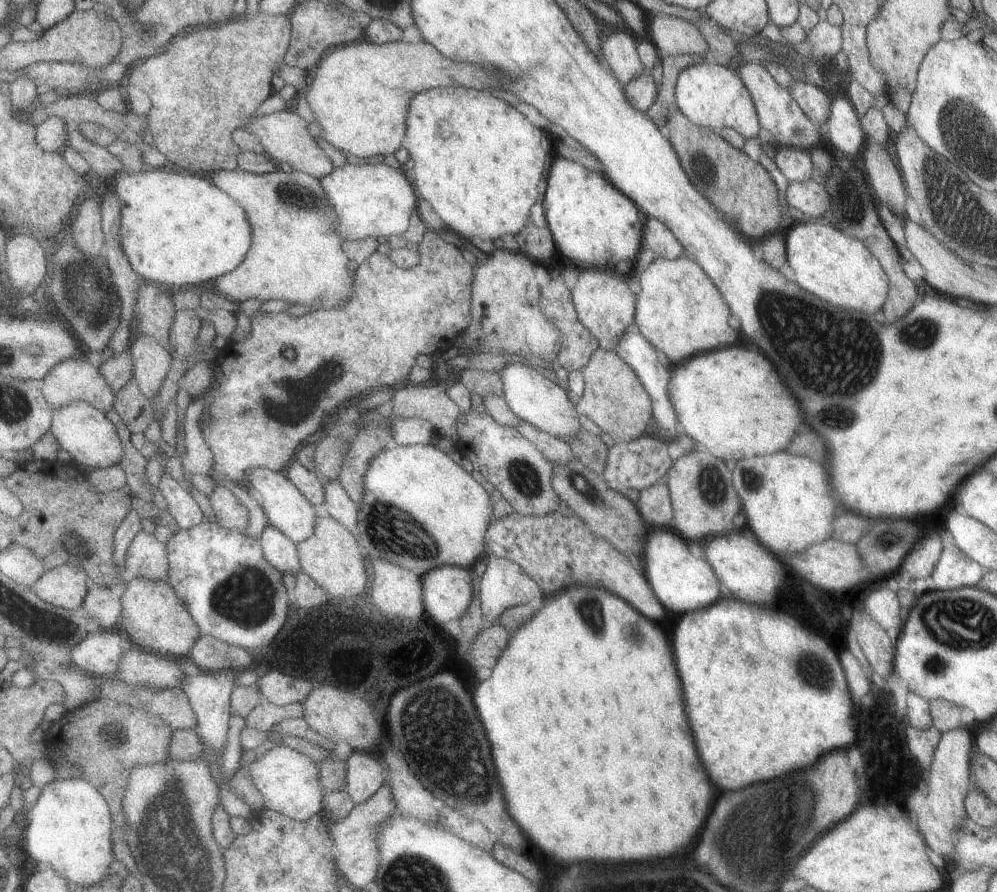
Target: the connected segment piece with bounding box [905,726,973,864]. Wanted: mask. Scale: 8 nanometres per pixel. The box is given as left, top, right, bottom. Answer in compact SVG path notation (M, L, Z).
M959 726L957 730L949 730L941 734L941 740L933 752L931 768L929 768L929 780L925 782L929 792L923 796L919 790L913 790L907 798L905 812L917 820L917 830L925 838L925 844L939 854L945 864L953 864L957 858L955 846L951 846L951 834L959 830L961 822L967 818L965 812L965 796L973 788L971 784L971 768L969 768L969 758L971 758L971 738L965 726Z

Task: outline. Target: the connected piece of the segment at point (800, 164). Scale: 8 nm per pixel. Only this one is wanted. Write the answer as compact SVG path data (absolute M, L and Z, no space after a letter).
M775 148L773 164L779 168L779 172L787 178L789 184L795 182L809 182L811 180L811 150L799 150L799 148Z

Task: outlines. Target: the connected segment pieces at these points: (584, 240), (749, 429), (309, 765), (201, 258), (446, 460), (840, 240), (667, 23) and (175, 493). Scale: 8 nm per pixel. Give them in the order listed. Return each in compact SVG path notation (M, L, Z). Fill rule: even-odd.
M555 156L555 164L547 176L547 192L543 200L545 208L545 220L555 236L559 254L567 256L581 268L605 268L605 270L623 270L631 264L635 264L637 256L645 248L645 230L649 224L649 216L643 214L639 204L631 196L627 196L623 190L619 190L613 182L607 180L607 176L601 176L599 172L593 172L591 168L577 164L573 160Z
M749 344L705 352L685 360L679 366L671 366L669 400L675 408L681 432L699 442L705 452L723 462L737 462L743 458L761 458L775 452L785 452L791 444L791 438L799 434L799 426L803 424L803 412L789 388L775 372L775 366L753 346L749 348Z
M285 744L275 746L273 750L265 752L261 760L255 760L249 766L249 774L257 790L263 794L265 806L269 810L275 810L299 822L309 822L309 818L315 818L323 810L325 788L323 788L323 778L321 778L321 766L313 762L309 756Z
M147 168L143 172L125 170L117 176L117 194L121 196L123 206L123 248L135 266L135 270L153 284L163 286L179 286L187 288L197 282L217 280L235 272L251 254L255 244L255 232L251 218L243 204L239 204L231 194L223 192L223 188L193 176L187 170L167 172L163 168L153 170Z
M389 446L381 456L377 456L367 472L367 498L359 506L363 510L361 516L361 544L375 556L397 562L409 570L415 570L421 578L431 570L443 566L461 566L475 568L477 562L489 554L487 550L487 532L493 524L493 500L489 492L465 472L455 458L449 458L445 452L429 446ZM405 518L415 518L413 522L405 522ZM419 520L431 520L431 530L419 524ZM405 536L415 536L415 542L409 542Z
M807 220L807 224L791 226L785 236L785 250L787 250L787 262L795 272L795 284L805 292L821 298L823 302L835 308L843 308L849 312L861 312L861 314L873 316L877 310L883 308L889 296L885 270L861 240L841 232L831 220Z
M657 14L649 22L649 36L653 38L657 52L661 56L707 56L709 58L709 44L703 38L701 30L681 18L671 18L665 14Z
M169 474L163 476L163 482L161 482L161 488L159 490L165 494L165 498L169 502L169 514L177 520L179 528L191 530L191 528L201 526L205 522L205 514L197 506L197 502Z

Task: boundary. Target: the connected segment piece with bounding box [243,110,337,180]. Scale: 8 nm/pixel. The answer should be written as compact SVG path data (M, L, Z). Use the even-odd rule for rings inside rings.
M275 112L275 114L269 114L269 116L251 116L245 126L243 126L247 132L251 132L263 146L265 154L271 156L275 162L287 162L293 170L299 170L299 172L307 172L319 180L323 180L325 176L331 176L337 168L333 166L331 158L325 154L325 150L317 144L315 136L313 136L313 130L311 130L311 124L301 118L299 114L295 112Z

